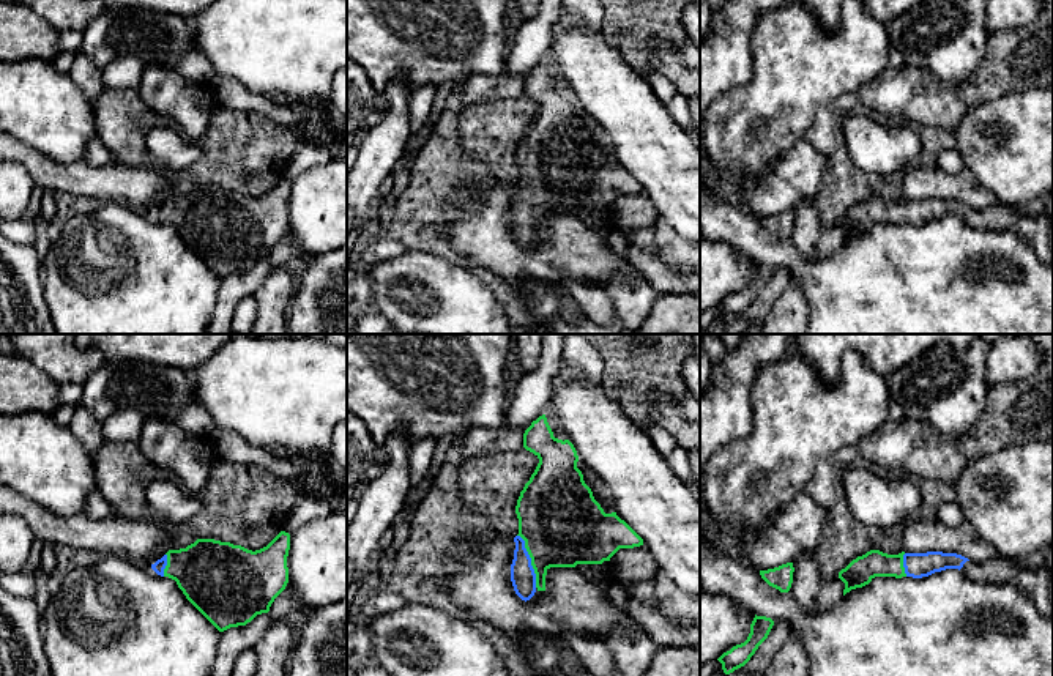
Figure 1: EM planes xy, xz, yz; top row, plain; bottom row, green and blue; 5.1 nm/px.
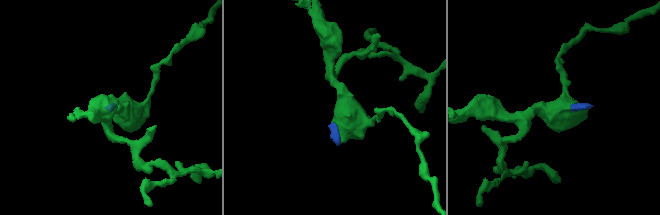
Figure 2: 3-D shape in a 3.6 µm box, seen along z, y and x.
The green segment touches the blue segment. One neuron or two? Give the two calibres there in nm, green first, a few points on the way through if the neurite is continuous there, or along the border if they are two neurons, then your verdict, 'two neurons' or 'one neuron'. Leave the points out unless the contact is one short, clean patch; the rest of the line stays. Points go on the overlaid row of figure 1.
420/130 nm | across xz (561, 523), (538, 547), (532, 561), (522, 574) | one neuron

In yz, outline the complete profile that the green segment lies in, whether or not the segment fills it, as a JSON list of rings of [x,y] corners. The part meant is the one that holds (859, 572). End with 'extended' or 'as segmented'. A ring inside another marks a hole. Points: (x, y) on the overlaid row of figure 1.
[[[870,550],[853,559],[839,572],[845,583],[843,596],[851,589],[869,585],[875,577],[913,577],[922,578],[946,569],[958,569],[969,580],[1003,585],[1010,583],[1020,570],[1012,559],[1001,556],[988,563],[973,563],[957,553],[927,552],[927,553],[899,553],[887,555],[880,550]]] | extended

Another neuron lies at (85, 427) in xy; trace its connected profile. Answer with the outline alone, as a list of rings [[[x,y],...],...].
[[[80,402],[74,405],[74,416],[68,424],[73,435],[82,443],[85,451],[90,454],[95,463],[95,457],[106,441],[101,429],[101,421],[98,421]]]

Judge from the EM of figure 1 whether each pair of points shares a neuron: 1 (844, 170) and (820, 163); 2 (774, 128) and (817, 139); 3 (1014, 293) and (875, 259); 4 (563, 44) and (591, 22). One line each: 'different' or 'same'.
1: different
2: different
3: same
4: different

